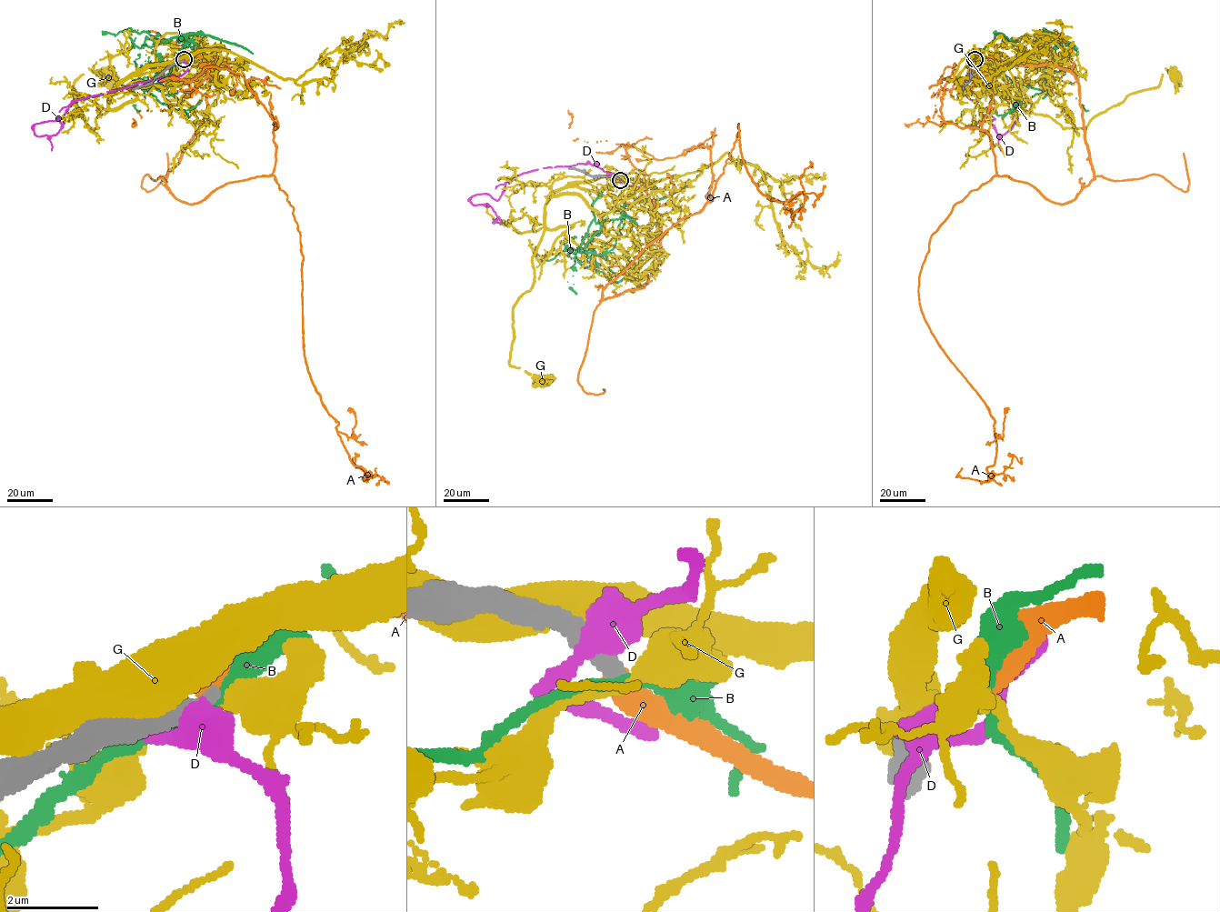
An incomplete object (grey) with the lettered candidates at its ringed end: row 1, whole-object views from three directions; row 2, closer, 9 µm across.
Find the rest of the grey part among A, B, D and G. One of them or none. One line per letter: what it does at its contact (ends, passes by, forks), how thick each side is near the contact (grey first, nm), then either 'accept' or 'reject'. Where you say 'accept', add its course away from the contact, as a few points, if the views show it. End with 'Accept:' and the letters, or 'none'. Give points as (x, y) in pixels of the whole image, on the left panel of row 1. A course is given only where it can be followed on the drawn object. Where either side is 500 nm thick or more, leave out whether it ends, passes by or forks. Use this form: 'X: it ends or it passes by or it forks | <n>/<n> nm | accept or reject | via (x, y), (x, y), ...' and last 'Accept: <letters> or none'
A: it ends | 440/480 nm | accept | via (184, 59), (224, 65), (165, 186), (194, 204), (274, 175), (308, 372), (376, 467)
B: it passes by | 440/240 nm | reject
D: 600/440 nm | reject
G: it passes by | 400/360 nm | reject
Accept: A

